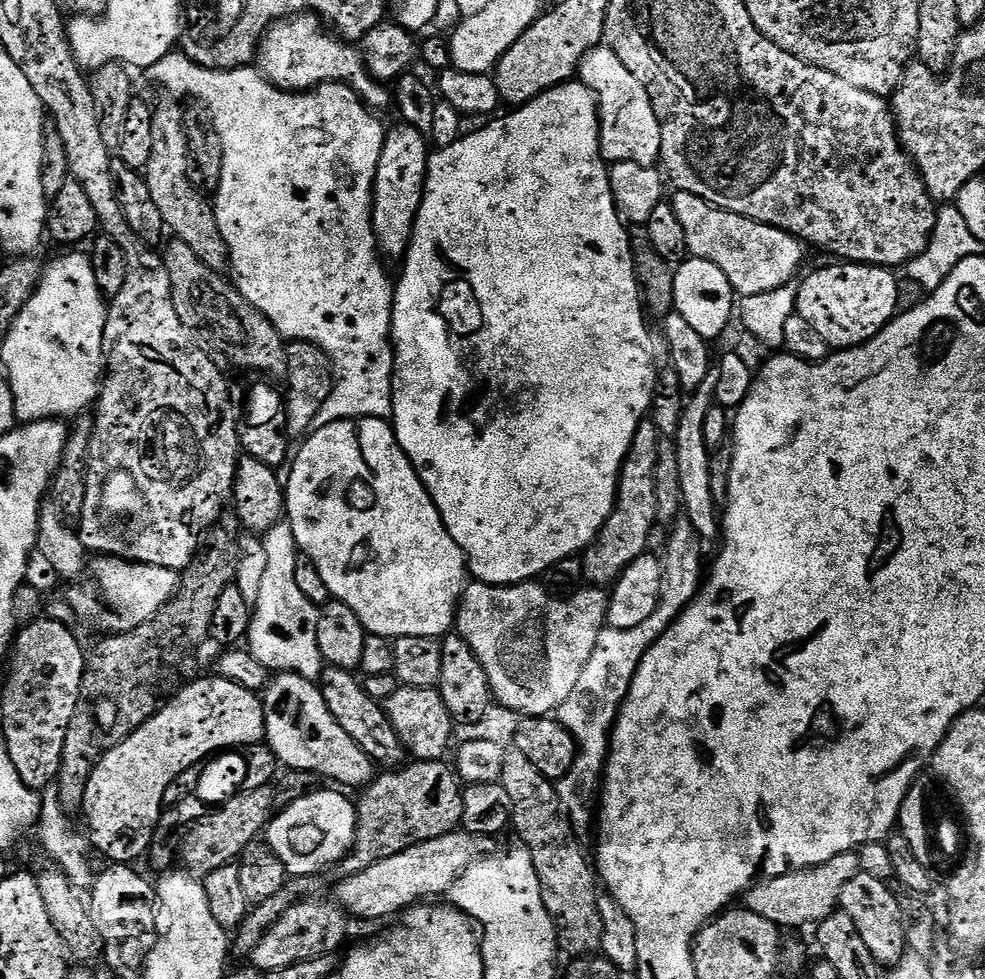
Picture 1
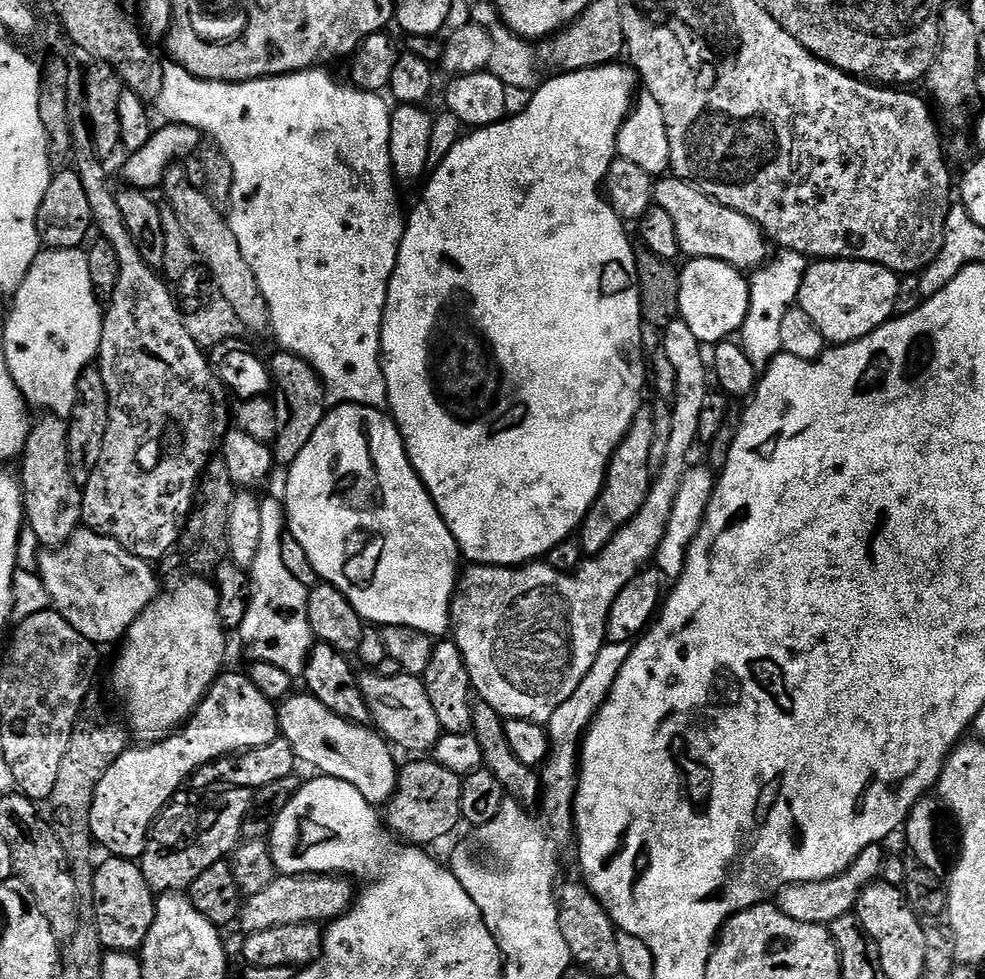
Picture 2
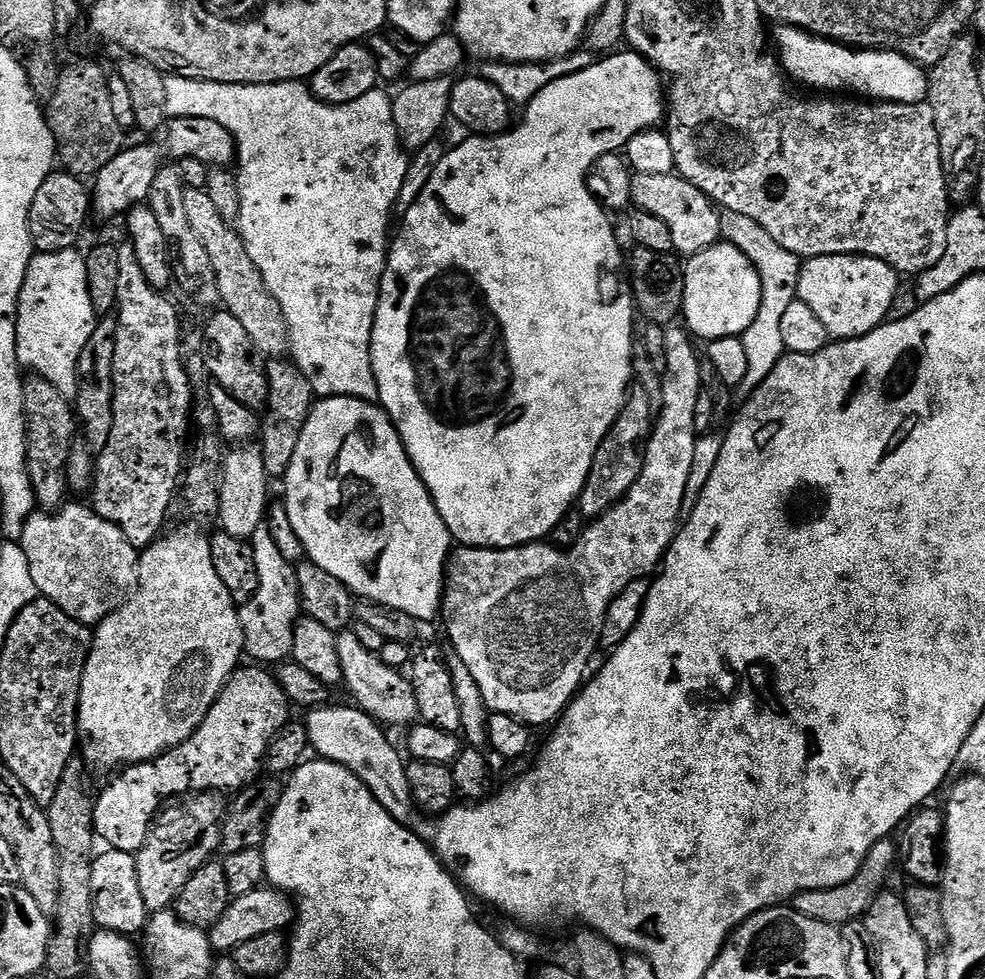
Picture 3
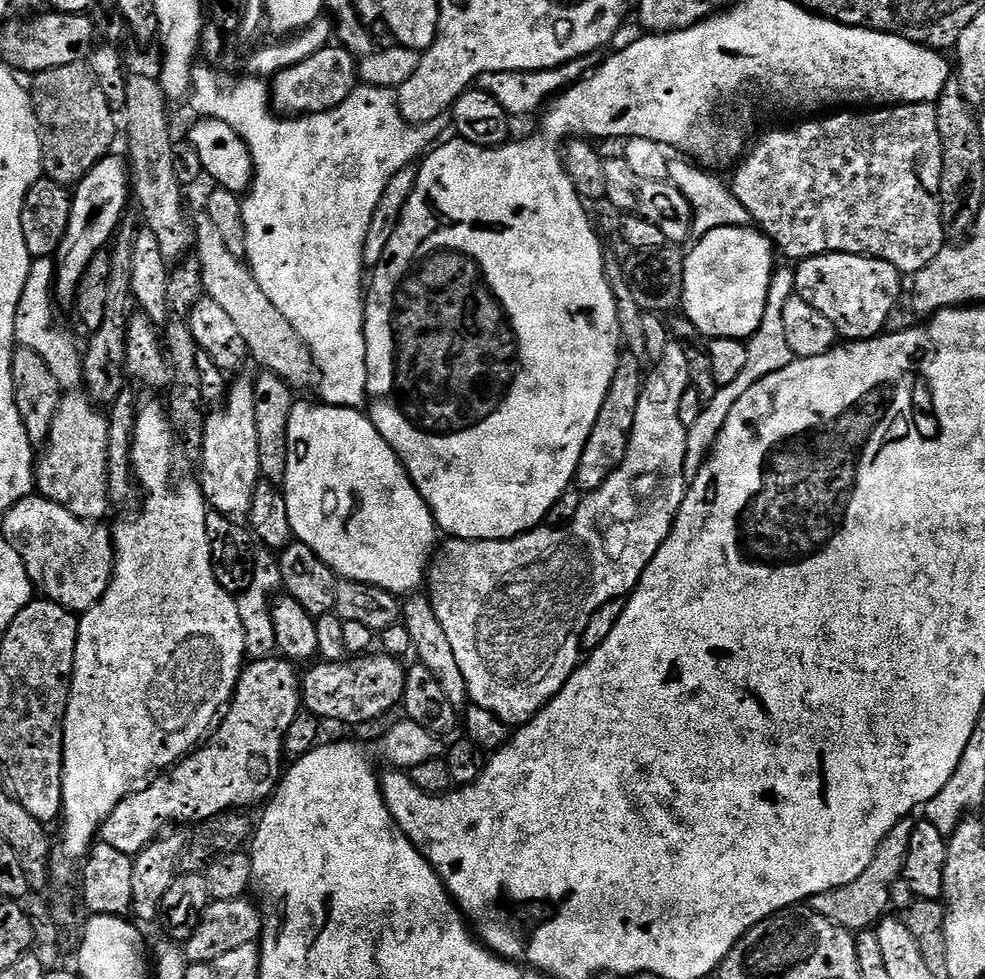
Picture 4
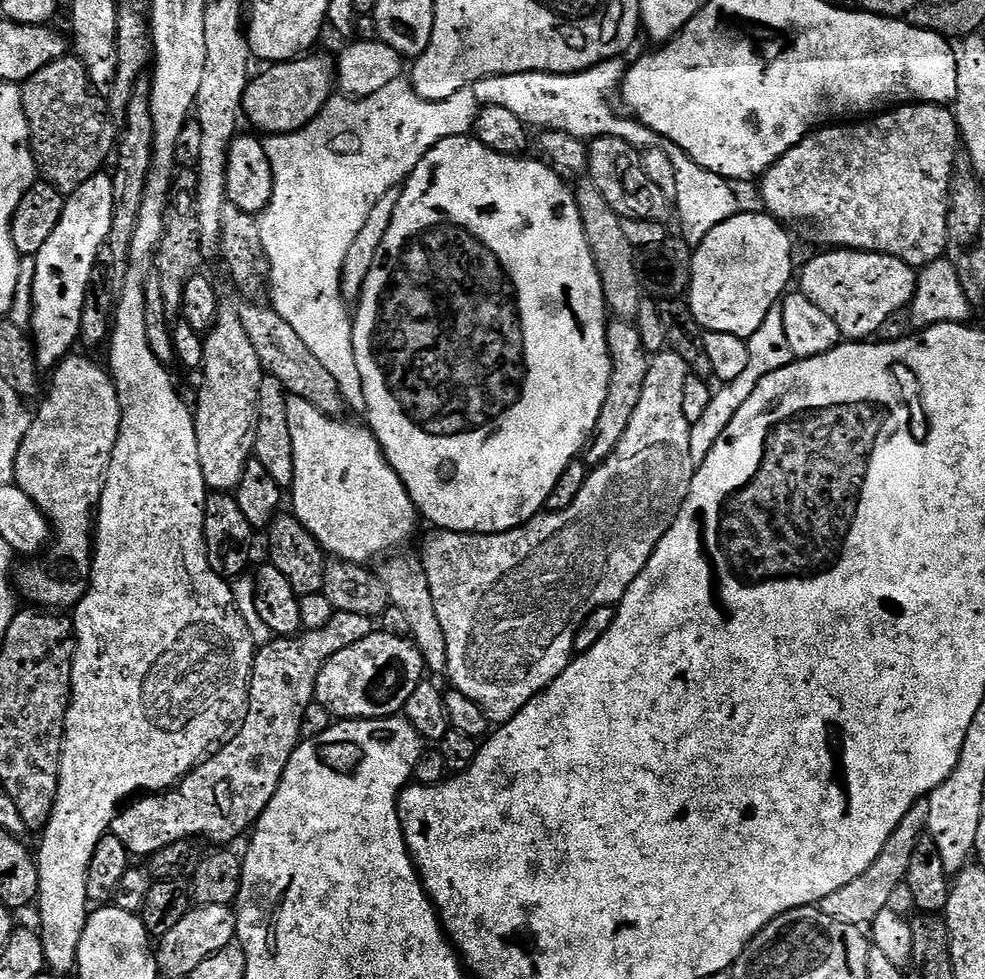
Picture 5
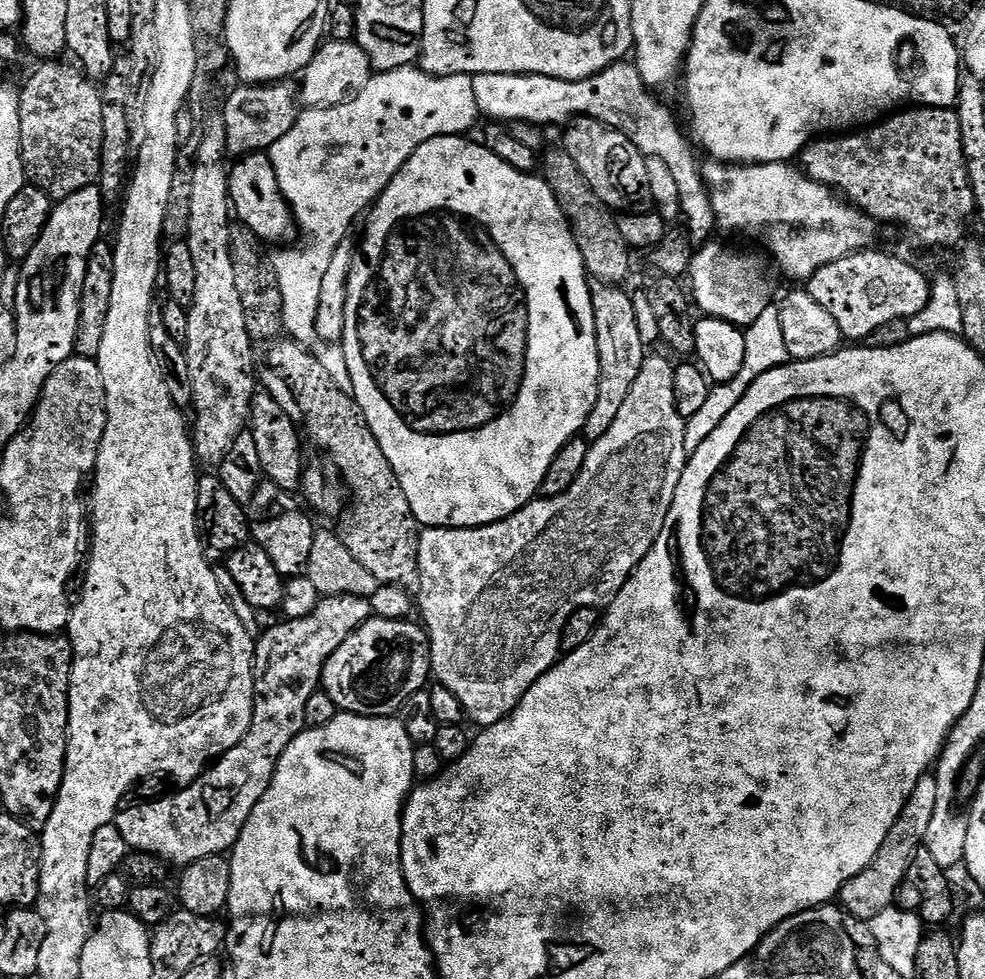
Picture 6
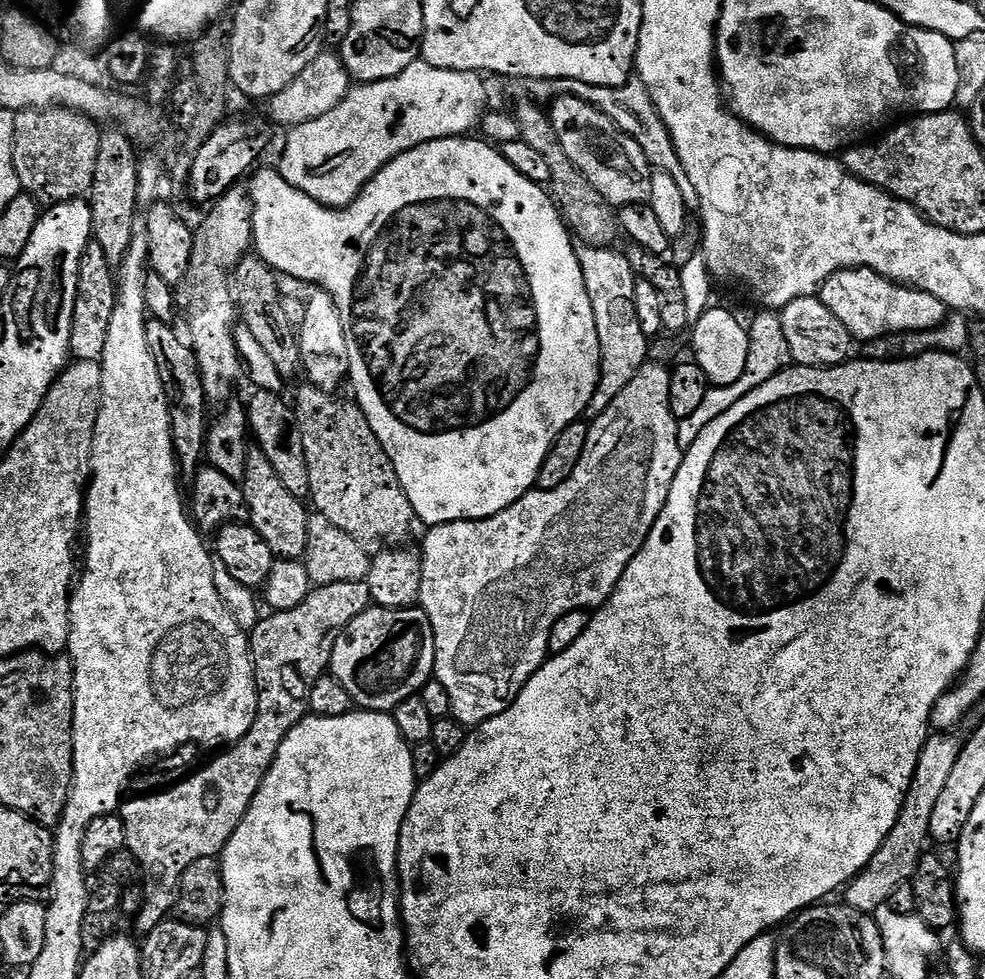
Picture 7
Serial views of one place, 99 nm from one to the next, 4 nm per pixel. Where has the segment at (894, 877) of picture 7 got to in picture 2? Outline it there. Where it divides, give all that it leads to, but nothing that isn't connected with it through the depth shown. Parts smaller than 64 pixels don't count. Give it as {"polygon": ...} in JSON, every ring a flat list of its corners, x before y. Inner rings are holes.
{"polygon":[[879,844,866,846,862,854,842,874,829,880,818,882,802,882,788,884,778,893,778,907,786,918,794,918,794,922,810,922,831,926,838,918,849,915,855,909,856,902,864,887,880,880,880,870,886,855,885,849]]}

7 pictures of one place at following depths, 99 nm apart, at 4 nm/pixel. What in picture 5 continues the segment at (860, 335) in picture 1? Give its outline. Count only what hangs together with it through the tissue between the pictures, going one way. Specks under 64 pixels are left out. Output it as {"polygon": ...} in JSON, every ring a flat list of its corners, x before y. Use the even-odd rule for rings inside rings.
{"polygon":[[824,250,821,256,816,256,804,269,799,269,798,282,800,278,799,291,822,314,827,314,838,326,841,337,852,342,860,342,865,338,875,337,878,326,890,318,890,314,907,309,912,302,912,295,916,292,916,277,911,264,902,262,893,256,883,256,881,252,857,252,855,250]]}

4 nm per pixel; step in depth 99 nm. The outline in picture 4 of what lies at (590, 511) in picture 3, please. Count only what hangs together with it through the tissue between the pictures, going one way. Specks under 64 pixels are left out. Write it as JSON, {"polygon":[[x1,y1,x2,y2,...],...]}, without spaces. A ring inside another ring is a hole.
{"polygon":[[621,351,618,366,614,370,612,389,608,391,606,402,598,414,598,422,594,422,594,430,582,450,582,458,578,462,575,487,581,493,587,494,598,490,606,478,622,463,628,449,628,439,632,436,634,418,640,401,640,389,643,388,645,377,642,375,642,366,632,353]]}

